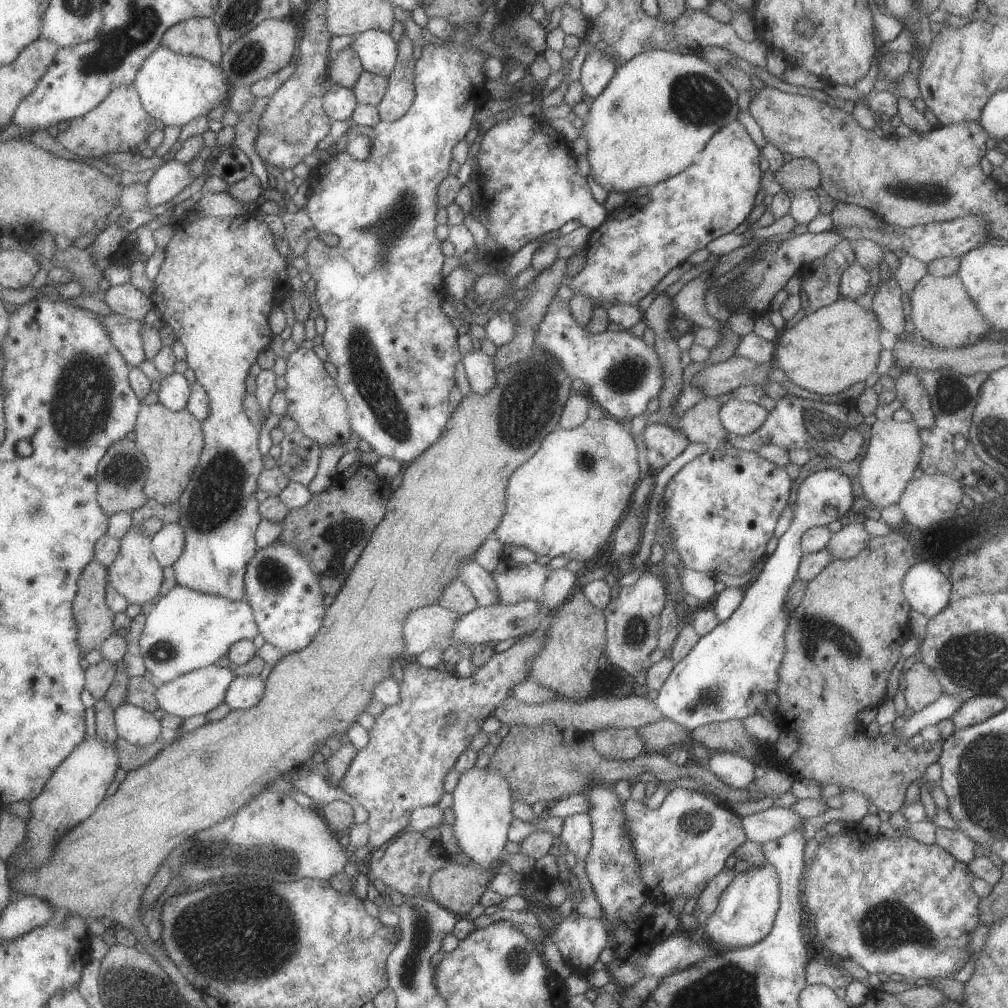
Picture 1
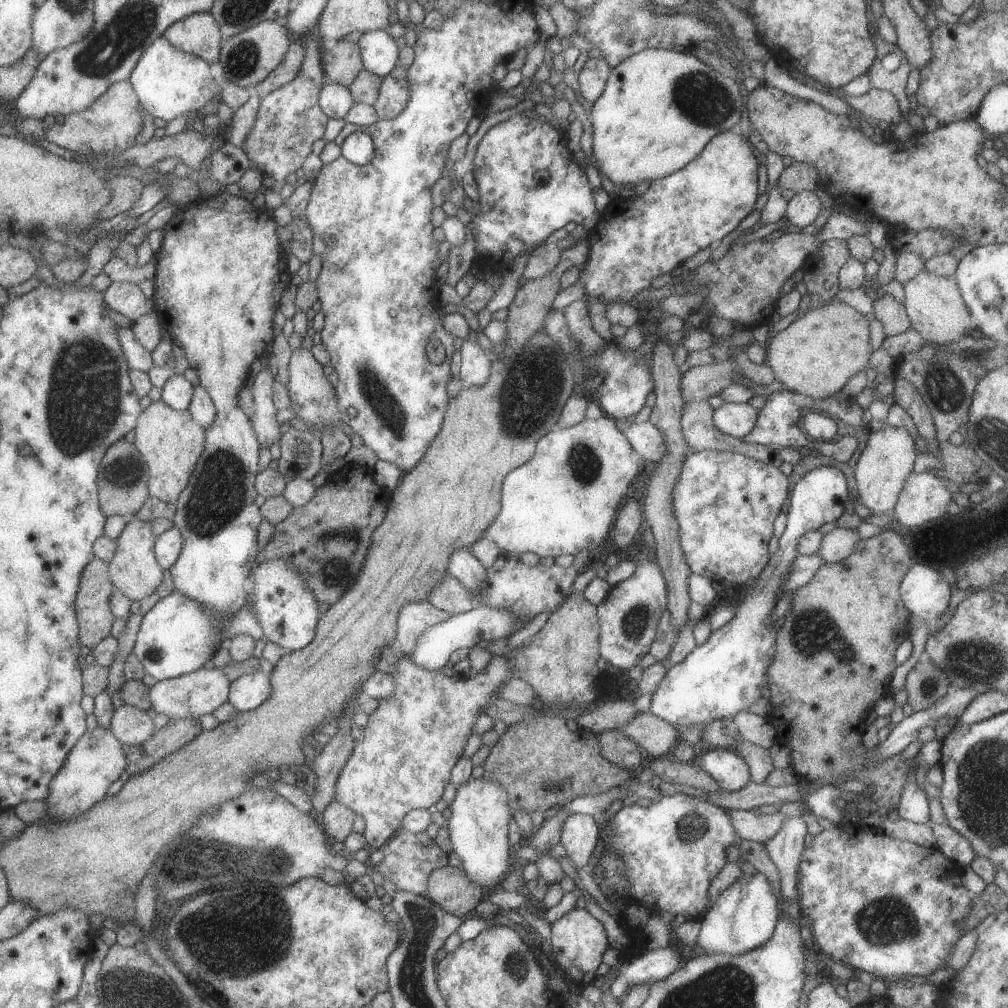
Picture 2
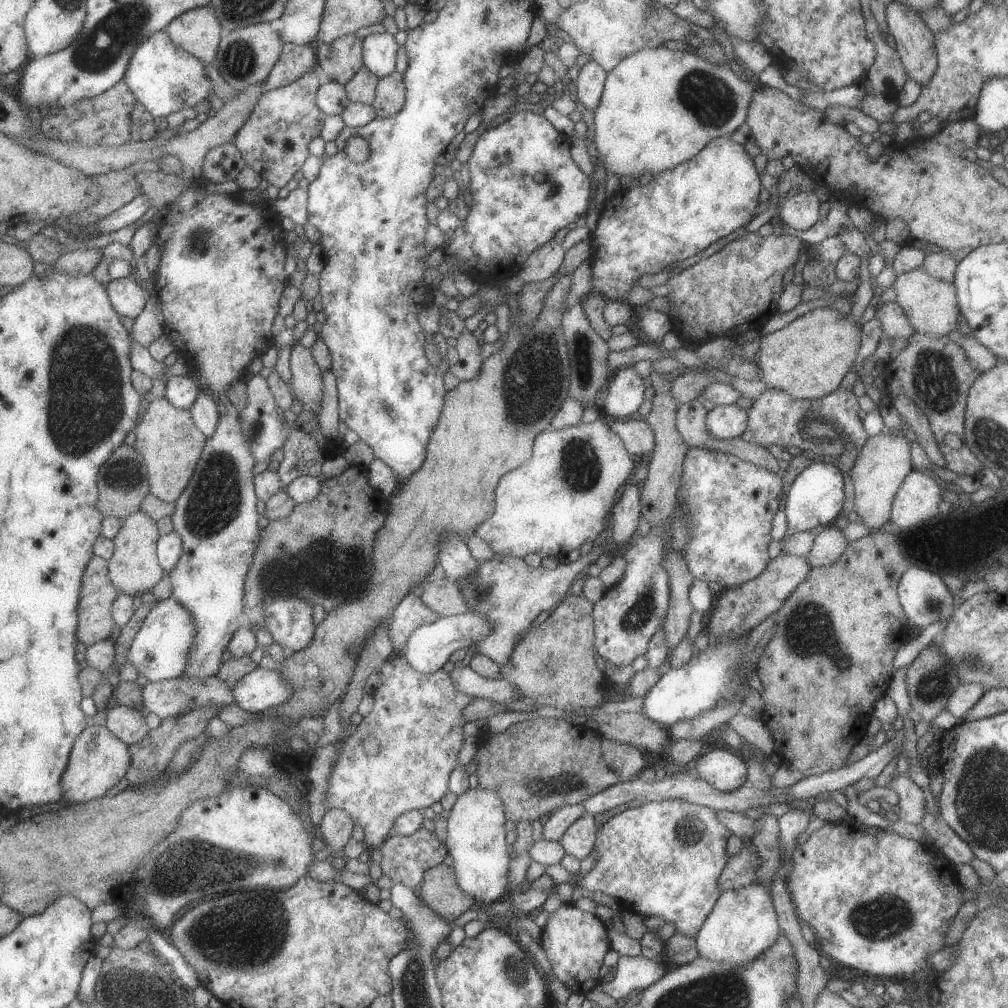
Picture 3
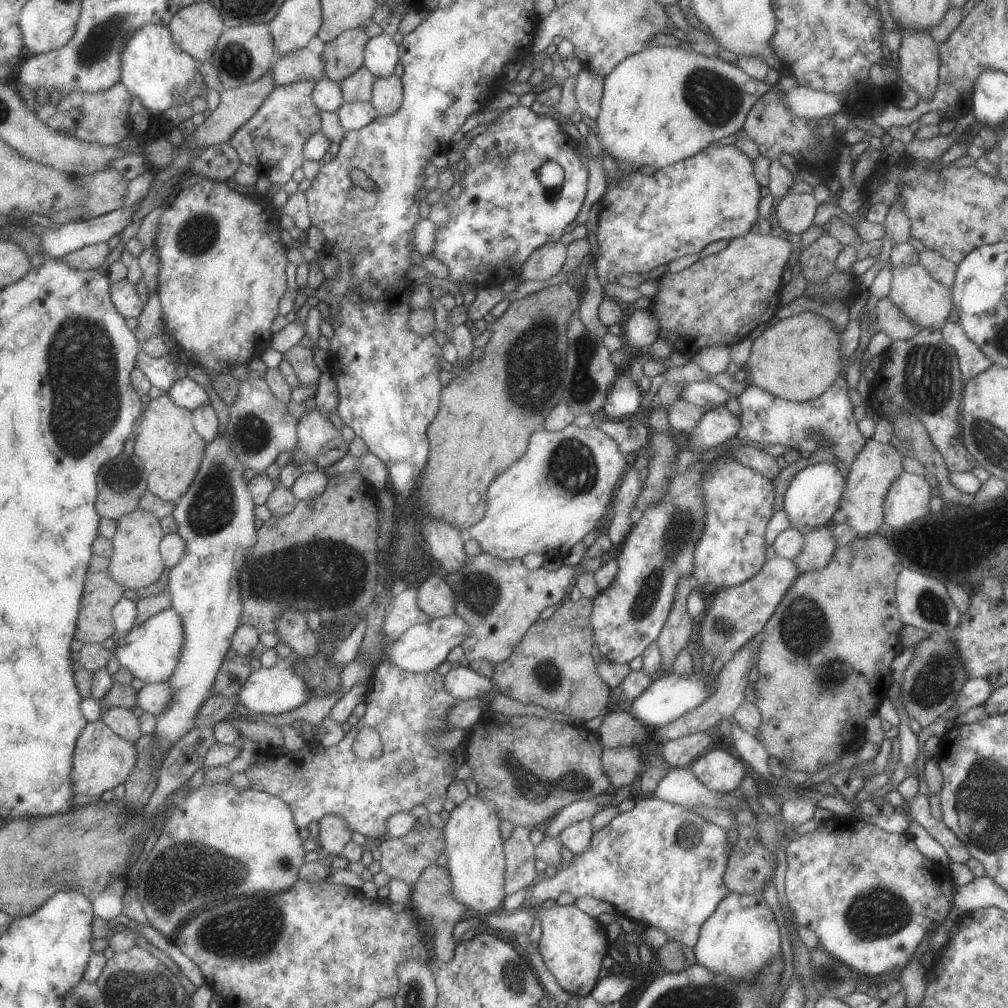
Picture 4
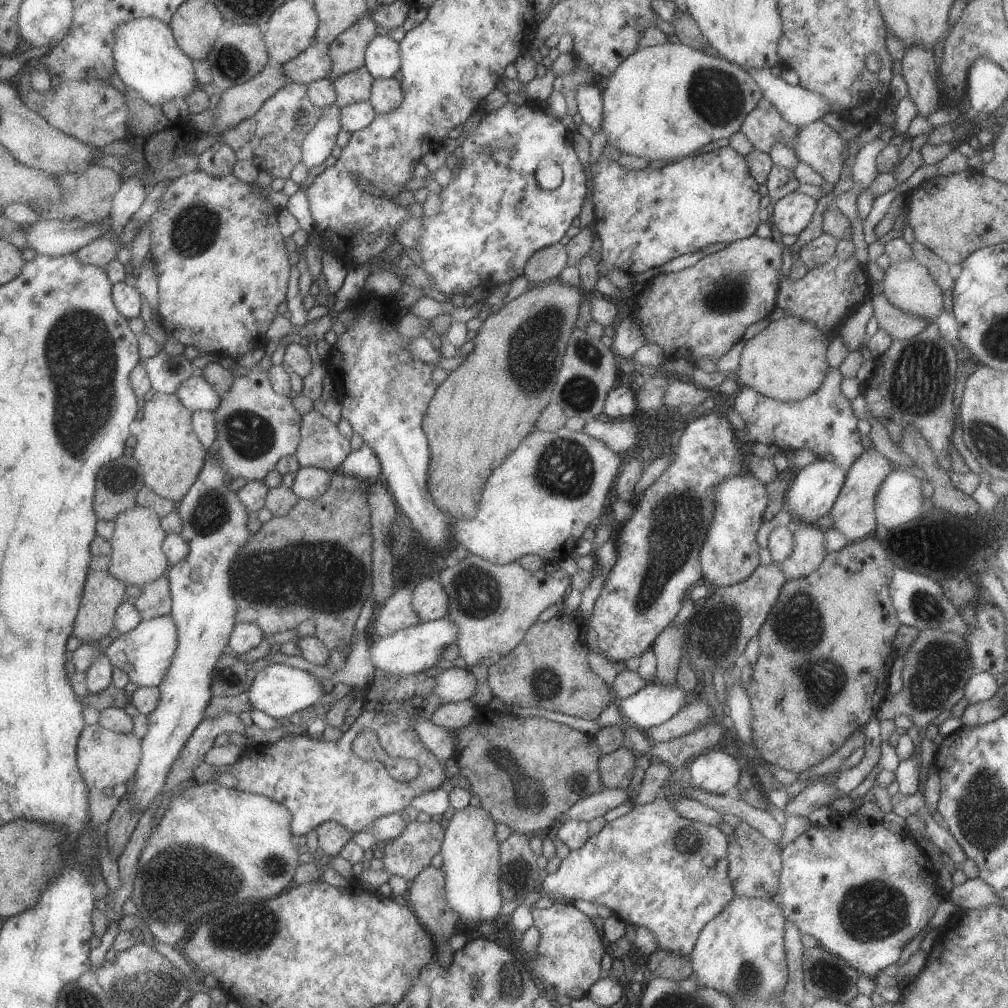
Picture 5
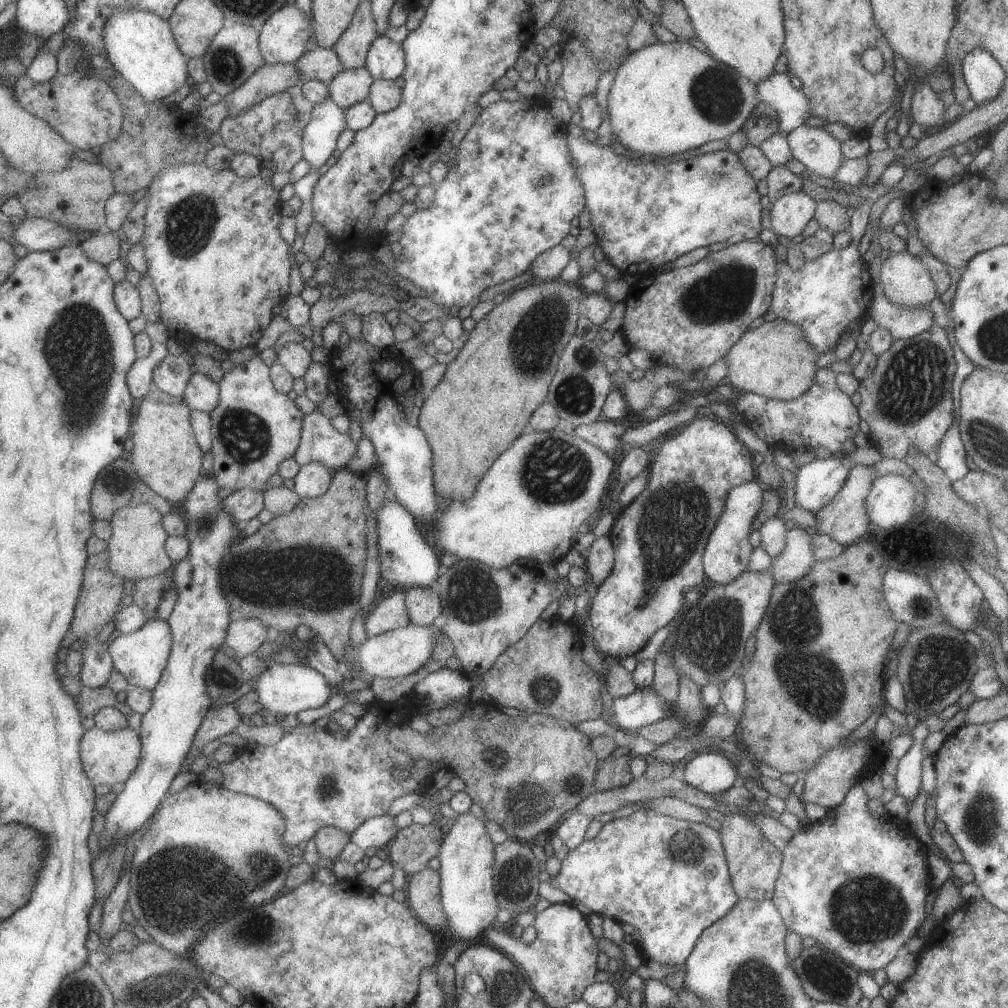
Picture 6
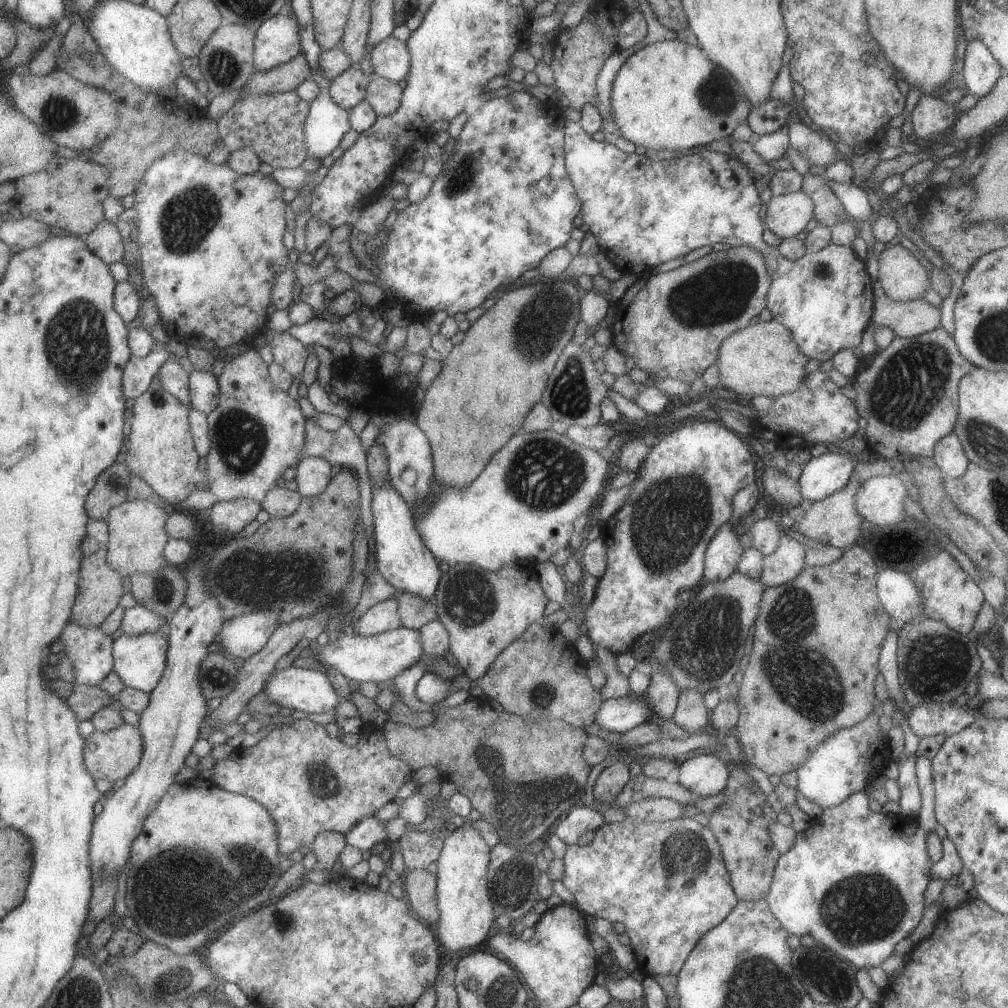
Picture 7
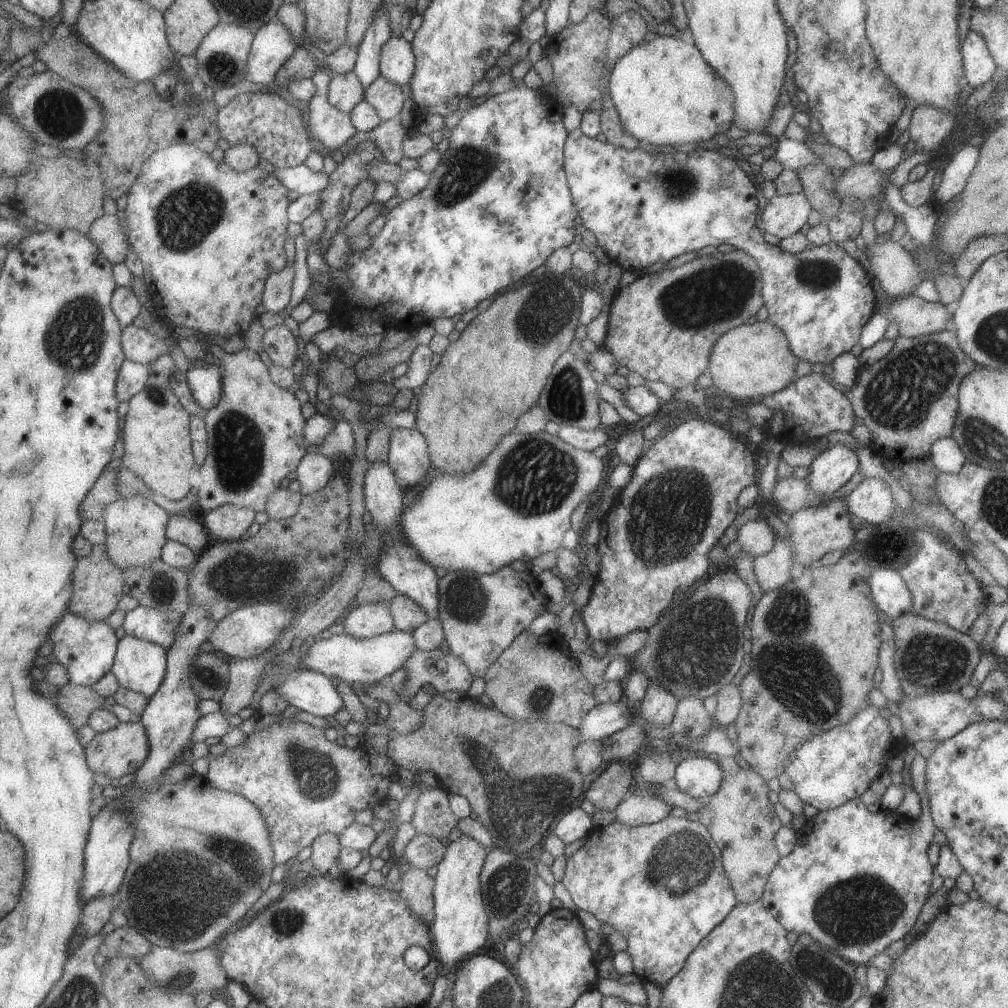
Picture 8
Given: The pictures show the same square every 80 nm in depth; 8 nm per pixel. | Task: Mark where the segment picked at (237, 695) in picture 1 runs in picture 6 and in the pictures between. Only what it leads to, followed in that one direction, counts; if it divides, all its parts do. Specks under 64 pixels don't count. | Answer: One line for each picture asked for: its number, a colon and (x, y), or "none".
2: (245, 693)
3: (260, 689)
4: (274, 690)
5: (277, 690)
6: (283, 689)

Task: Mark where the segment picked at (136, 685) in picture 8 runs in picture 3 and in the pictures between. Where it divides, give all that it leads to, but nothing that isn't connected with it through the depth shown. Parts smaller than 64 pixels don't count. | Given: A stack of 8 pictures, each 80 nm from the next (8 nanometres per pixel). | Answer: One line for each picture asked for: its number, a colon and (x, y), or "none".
3: (160, 649)
4: (150, 651)
5: (145, 652)
6: (140, 656)
7: (139, 660)

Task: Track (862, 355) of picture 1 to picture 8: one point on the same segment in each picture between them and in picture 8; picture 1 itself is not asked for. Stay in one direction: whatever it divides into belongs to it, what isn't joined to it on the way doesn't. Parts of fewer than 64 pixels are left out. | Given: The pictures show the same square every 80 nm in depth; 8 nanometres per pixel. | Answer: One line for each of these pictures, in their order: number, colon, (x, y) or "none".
2: (817, 353)
3: (807, 359)
4: (797, 359)
5: (786, 361)
6: (774, 360)
7: (762, 359)
8: (750, 361)

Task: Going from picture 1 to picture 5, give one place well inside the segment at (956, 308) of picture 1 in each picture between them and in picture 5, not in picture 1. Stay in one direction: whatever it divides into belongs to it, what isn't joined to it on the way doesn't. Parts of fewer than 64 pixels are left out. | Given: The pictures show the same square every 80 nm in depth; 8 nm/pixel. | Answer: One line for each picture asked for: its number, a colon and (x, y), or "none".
2: (936, 311)
3: (930, 305)
4: (926, 303)
5: (907, 285)

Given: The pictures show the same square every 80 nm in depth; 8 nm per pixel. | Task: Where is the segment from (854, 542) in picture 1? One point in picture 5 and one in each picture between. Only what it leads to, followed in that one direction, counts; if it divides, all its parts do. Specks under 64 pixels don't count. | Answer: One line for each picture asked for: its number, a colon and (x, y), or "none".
2: (840, 542)
3: (828, 545)
4: (819, 545)
5: (809, 550)

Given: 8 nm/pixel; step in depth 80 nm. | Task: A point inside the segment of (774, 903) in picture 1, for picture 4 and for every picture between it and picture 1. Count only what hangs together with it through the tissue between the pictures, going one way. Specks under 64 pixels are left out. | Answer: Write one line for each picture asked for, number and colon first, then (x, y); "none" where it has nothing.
2: (743, 916)
3: (742, 923)
4: (740, 935)

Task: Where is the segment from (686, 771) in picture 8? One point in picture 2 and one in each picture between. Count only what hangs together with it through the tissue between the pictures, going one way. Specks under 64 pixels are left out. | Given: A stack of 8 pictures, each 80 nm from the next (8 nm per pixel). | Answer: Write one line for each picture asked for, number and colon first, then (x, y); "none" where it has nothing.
2: (729, 770)
3: (723, 770)
4: (718, 770)
5: (713, 771)
6: (712, 773)
7: (706, 775)

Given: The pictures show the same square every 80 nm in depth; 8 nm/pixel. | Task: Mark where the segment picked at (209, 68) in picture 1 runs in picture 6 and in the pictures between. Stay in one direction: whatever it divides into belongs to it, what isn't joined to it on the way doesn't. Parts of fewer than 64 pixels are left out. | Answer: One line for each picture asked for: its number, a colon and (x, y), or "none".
2: (167, 82)
3: (163, 78)
4: (154, 70)
5: (146, 59)
6: (139, 45)

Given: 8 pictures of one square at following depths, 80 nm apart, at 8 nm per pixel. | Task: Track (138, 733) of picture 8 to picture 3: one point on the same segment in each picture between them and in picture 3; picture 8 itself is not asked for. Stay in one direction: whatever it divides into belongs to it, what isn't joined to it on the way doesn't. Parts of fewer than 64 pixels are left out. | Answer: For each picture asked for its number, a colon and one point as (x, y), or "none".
3: (97, 760)
4: (100, 759)
5: (104, 758)
6: (107, 757)
7: (111, 755)

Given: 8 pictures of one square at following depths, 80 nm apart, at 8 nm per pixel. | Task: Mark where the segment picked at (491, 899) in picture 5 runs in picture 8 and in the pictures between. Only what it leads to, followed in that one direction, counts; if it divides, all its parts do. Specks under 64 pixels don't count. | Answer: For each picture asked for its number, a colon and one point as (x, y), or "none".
6: (466, 854)
7: (462, 896)
8: (459, 927)

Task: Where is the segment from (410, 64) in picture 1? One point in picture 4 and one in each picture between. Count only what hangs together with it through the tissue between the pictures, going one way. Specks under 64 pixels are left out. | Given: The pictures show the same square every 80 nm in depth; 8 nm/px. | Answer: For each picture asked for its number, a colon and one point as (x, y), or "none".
2: (393, 94)
3: (389, 95)
4: (386, 98)

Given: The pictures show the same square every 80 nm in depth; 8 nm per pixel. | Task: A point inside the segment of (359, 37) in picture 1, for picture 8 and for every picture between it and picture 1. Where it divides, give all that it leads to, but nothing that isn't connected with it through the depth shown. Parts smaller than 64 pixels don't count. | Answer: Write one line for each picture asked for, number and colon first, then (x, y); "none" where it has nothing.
2: (378, 52)
3: (378, 49)
4: (380, 52)
5: (382, 55)
6: (384, 60)
7: (389, 58)
8: (396, 62)

